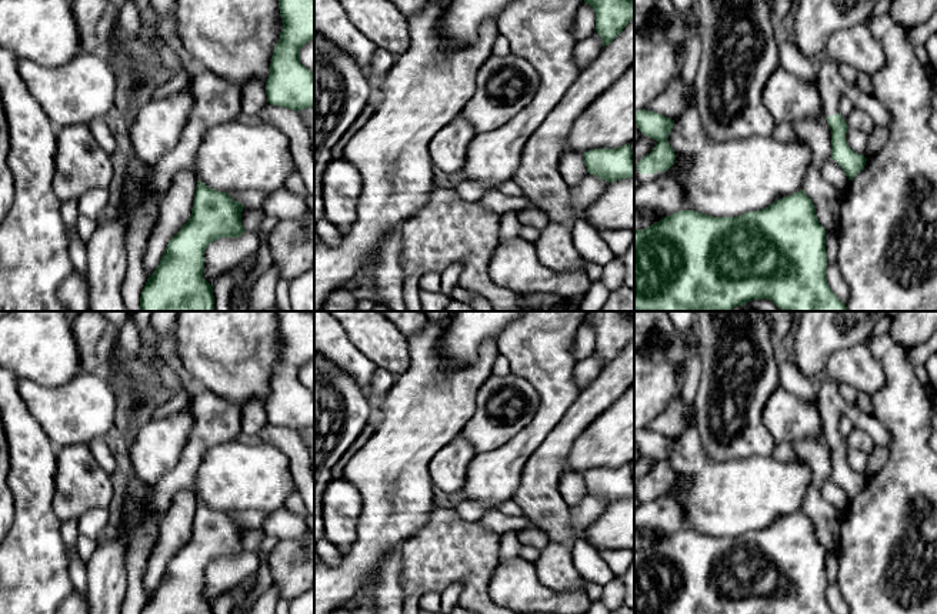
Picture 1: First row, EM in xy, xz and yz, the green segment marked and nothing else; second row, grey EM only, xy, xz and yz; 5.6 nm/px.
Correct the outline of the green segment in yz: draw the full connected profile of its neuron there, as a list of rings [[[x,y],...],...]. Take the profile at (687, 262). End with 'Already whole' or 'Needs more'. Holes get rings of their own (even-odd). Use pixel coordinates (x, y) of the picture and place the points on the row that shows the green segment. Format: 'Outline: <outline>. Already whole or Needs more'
Outline: [[[804,190],[783,197],[766,208],[738,217],[713,217],[694,210],[681,210],[643,230],[634,230],[634,311],[727,311],[751,300],[771,300],[783,311],[847,311],[844,303],[827,284],[826,230],[820,224],[816,207]]]. Already whole

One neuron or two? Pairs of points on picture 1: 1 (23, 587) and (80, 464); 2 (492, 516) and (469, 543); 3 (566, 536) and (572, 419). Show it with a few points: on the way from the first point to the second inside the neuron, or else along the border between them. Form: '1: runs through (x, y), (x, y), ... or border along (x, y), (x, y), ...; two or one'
1: border along (53, 483), (53, 513), (62, 523); two
2: border along (477, 521), (500, 534); two
3: runs through (549, 507), (549, 457), (556, 447); one

